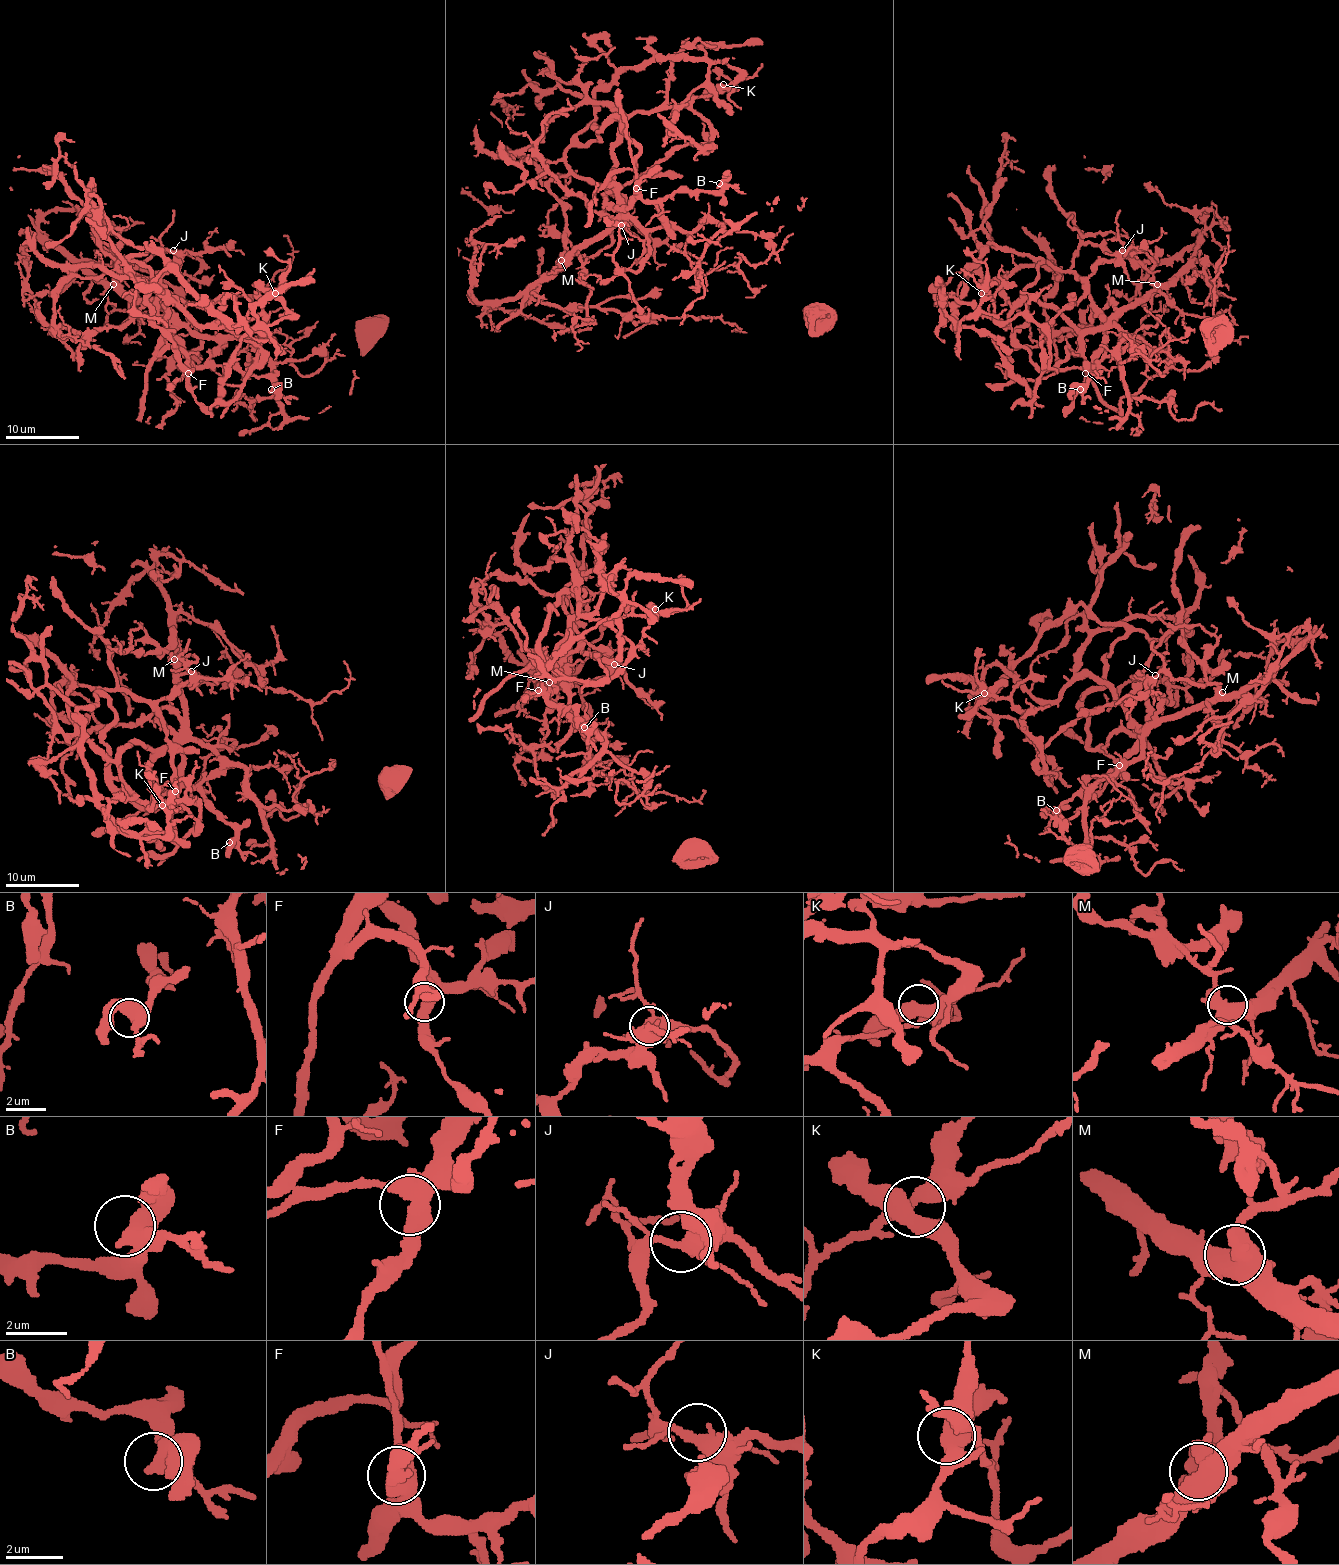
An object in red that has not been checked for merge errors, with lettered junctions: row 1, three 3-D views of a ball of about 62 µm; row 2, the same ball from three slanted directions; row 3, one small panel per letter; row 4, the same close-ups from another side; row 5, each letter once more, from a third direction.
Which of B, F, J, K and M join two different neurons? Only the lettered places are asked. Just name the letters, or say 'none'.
none

